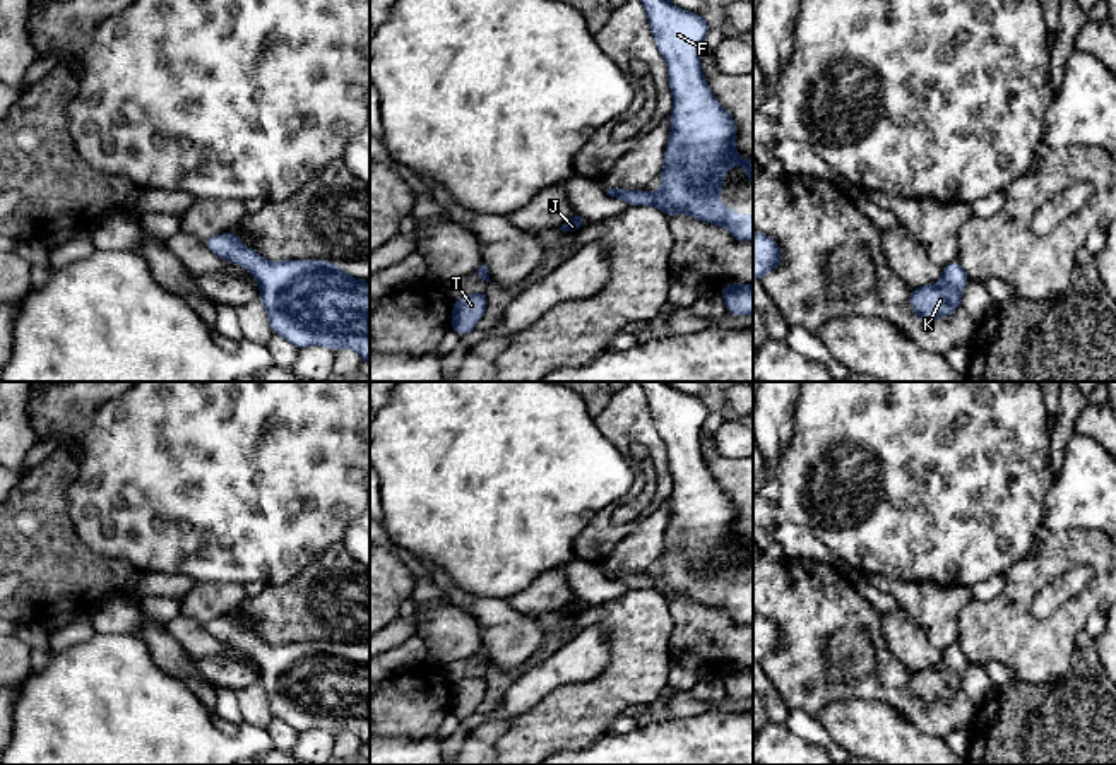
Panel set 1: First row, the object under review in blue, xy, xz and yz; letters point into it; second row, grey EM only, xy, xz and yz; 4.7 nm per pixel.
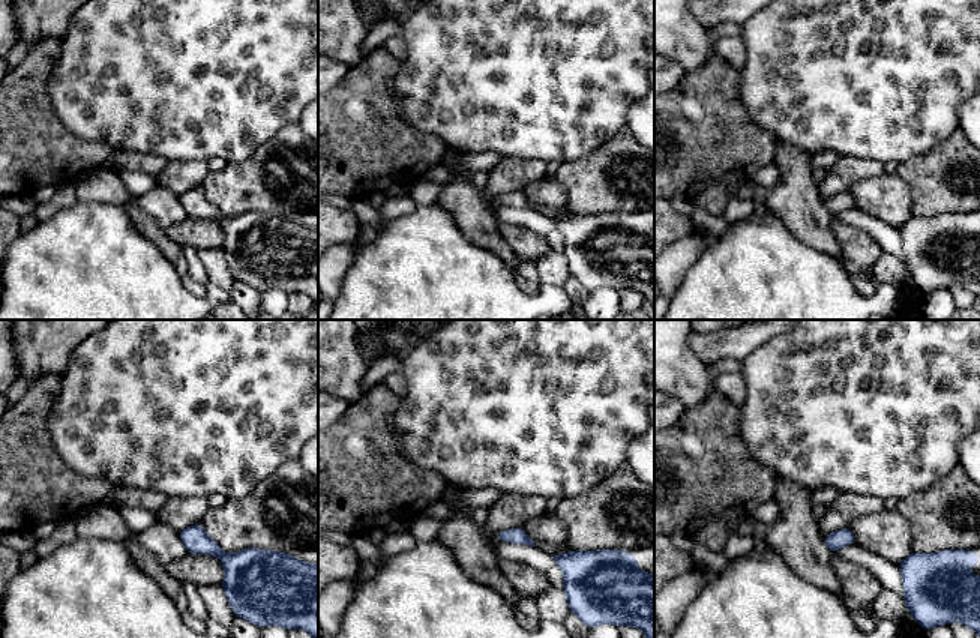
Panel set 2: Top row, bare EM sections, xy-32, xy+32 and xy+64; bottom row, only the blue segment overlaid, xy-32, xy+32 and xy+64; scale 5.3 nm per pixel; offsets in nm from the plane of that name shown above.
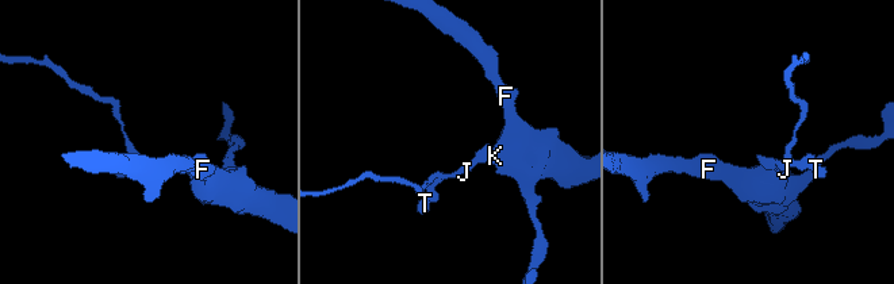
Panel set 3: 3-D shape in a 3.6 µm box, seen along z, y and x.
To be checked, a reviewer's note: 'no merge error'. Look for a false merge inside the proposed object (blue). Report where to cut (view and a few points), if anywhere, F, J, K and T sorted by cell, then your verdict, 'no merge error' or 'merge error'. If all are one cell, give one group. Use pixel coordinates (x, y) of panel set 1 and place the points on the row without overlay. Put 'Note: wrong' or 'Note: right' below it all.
cut none; groups F J K T; no merge error
Note: right

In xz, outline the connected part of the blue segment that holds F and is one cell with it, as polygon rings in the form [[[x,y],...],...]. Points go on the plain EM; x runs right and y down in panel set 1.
[[[666,382],[638,383],[647,395],[656,430],[668,447],[673,477],[671,519],[657,577],[609,572],[606,578],[630,589],[652,589],[668,602],[673,597],[688,597],[719,608],[738,625],[753,623],[753,597],[736,597],[717,582],[724,572],[724,556],[733,554],[734,544],[753,568],[753,544],[738,537],[736,507],[715,483],[702,455],[702,426],[710,406]]]

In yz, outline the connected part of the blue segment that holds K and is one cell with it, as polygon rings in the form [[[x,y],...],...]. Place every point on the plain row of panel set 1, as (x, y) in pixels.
[[[953,643],[941,650],[938,667],[911,671],[911,691],[924,705],[948,700],[957,691],[964,690],[960,676],[969,664],[971,661],[964,650],[959,643]]]

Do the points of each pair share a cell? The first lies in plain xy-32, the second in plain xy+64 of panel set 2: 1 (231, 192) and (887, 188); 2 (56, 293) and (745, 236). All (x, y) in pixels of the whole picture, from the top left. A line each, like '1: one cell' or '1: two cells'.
1: two cells
2: one cell

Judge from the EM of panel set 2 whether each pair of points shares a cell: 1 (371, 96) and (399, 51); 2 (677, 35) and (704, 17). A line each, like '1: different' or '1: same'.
1: different
2: different

